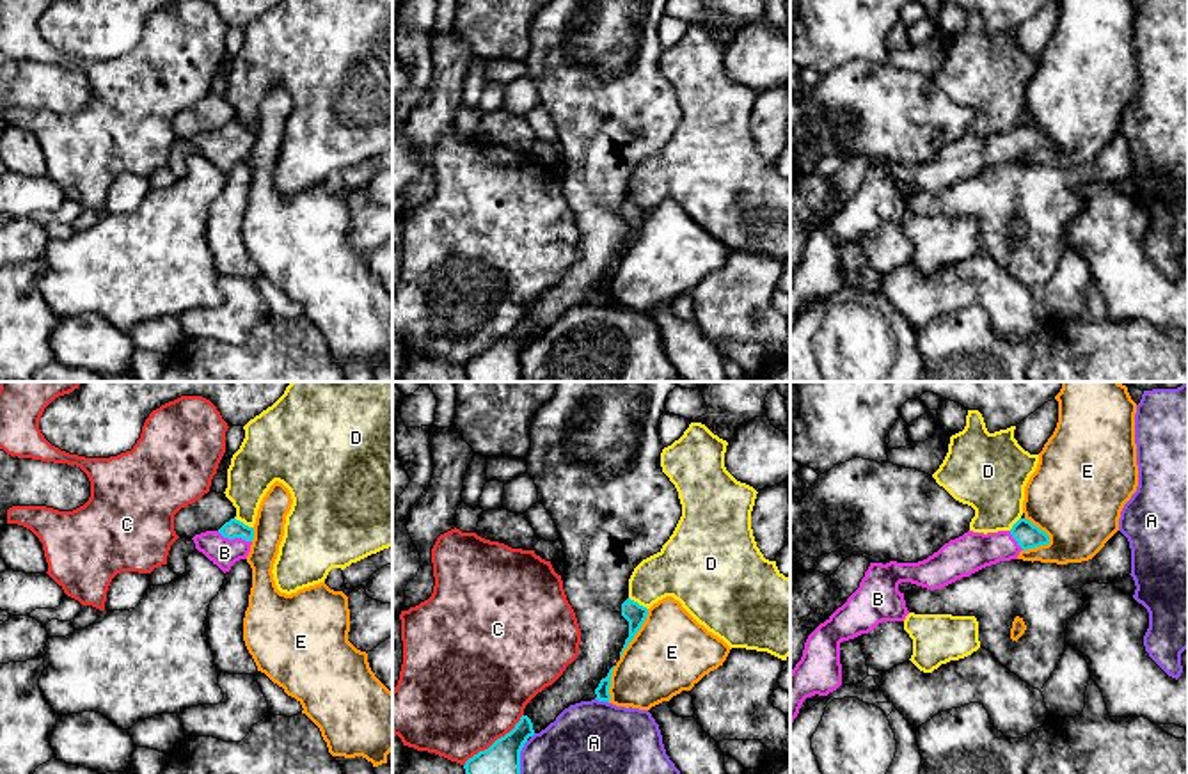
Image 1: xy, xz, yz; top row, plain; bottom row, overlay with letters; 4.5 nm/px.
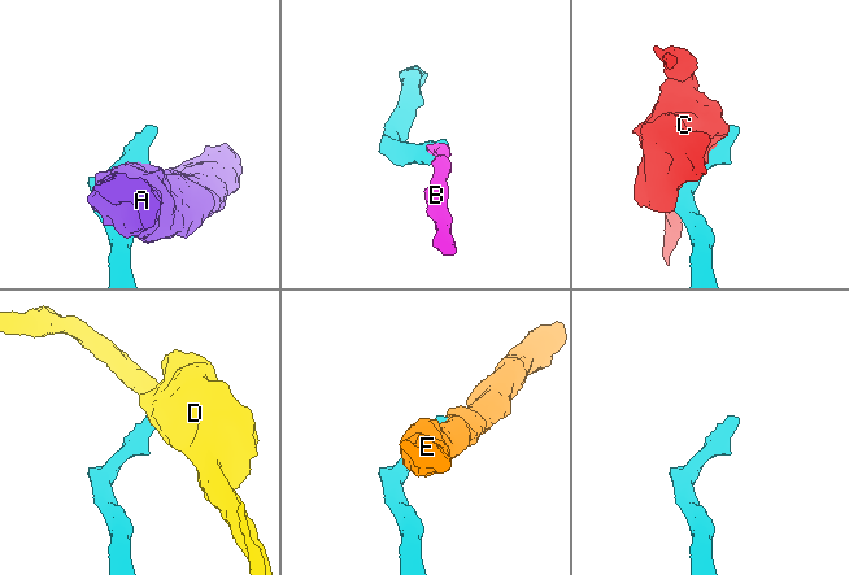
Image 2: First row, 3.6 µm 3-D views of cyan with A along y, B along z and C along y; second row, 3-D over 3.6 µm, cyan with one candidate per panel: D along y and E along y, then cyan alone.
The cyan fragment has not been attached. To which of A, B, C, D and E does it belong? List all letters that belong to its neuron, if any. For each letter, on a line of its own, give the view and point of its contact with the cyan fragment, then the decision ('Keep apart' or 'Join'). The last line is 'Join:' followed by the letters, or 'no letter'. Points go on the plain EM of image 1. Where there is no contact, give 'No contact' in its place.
A: Touches cyan at xz (602, 302). Keep apart
B: Touches cyan at xy (235, 139). Join
C: Touches cyan at xz (496, 343). Keep apart
D: Touches cyan at xz (636, 205). Keep apart
E: Touches cyan at yz (1039, 132). Keep apart
Join: B

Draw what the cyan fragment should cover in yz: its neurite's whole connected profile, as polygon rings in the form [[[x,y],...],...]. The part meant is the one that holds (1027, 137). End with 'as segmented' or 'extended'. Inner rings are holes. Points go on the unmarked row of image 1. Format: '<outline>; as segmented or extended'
[[[1026,121],[1010,133],[973,135],[950,142],[918,165],[870,165],[859,190],[806,241],[803,259],[790,273],[790,327],[810,298],[828,298],[842,288],[840,245],[868,236],[883,224],[909,217],[900,185],[941,192],[957,181],[1018,162],[1021,153],[1048,147],[1049,138]]]; extended

